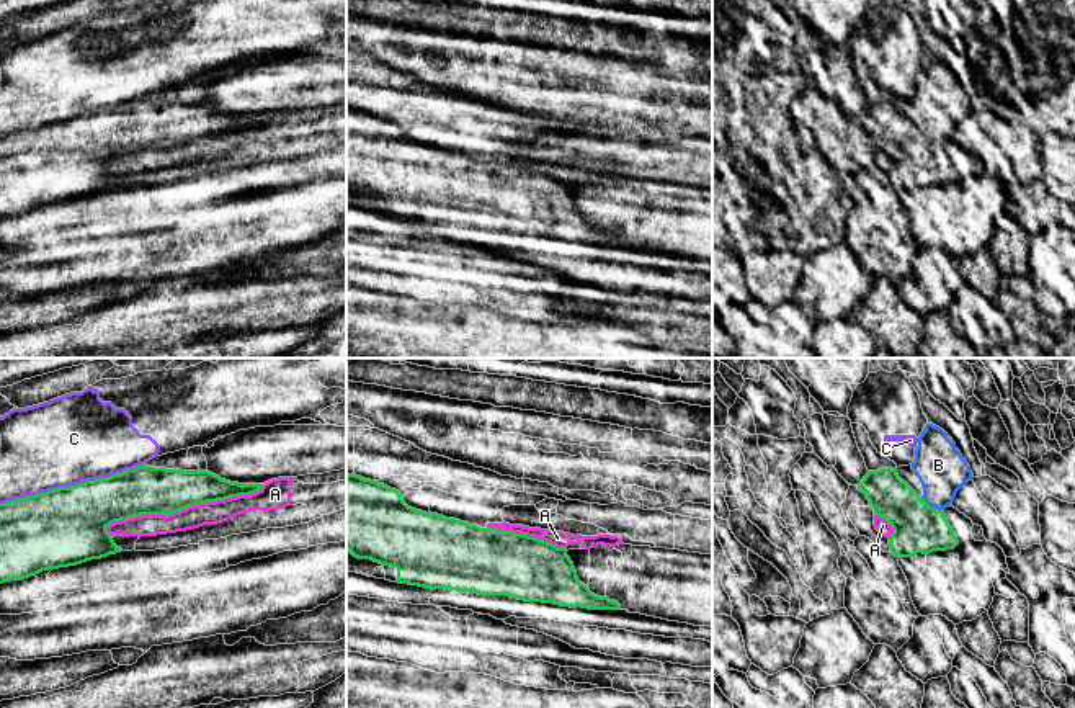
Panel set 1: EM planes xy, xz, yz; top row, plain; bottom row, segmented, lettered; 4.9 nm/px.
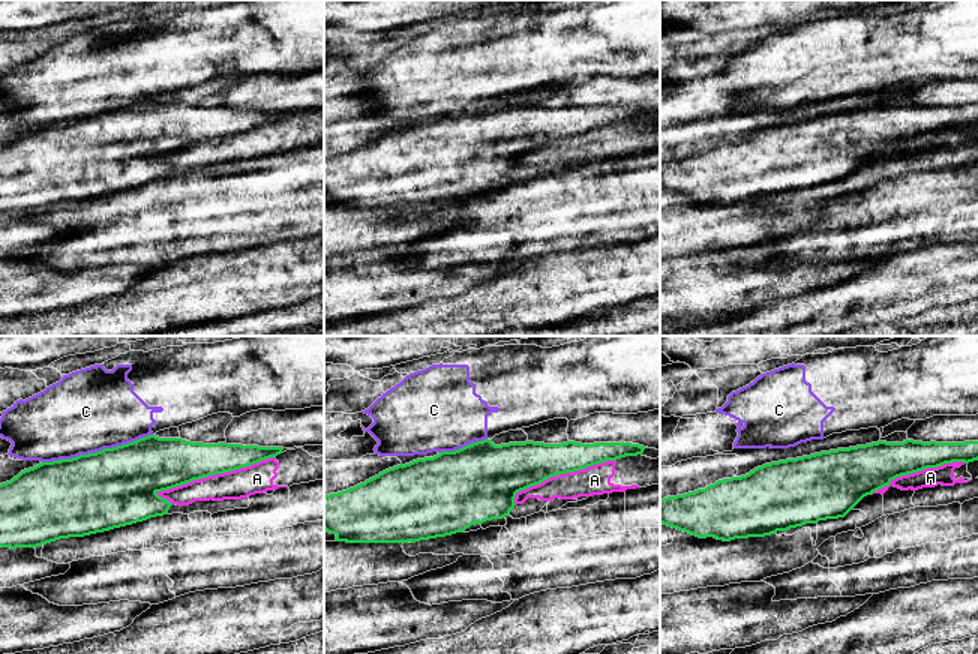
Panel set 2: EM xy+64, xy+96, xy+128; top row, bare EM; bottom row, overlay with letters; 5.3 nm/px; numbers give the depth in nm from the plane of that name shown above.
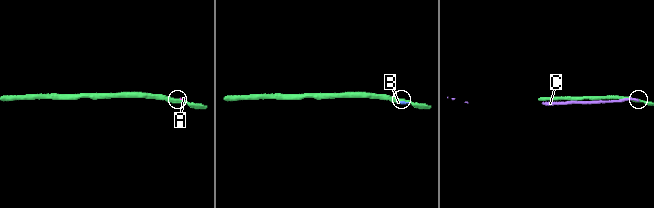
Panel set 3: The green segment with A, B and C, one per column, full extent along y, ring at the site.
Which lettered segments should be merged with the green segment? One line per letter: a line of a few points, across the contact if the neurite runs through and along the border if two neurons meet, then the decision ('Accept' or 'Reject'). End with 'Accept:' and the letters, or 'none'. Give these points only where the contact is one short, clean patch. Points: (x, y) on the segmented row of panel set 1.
A: Reject
B: Line: yz (920, 497), (941, 510). Reject
C: Reject
Accept: none

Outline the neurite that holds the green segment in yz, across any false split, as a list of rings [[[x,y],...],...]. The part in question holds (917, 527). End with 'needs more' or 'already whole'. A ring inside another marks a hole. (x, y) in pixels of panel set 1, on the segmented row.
[[[897,469],[869,471],[858,489],[869,500],[874,515],[894,528],[889,546],[895,558],[954,549],[959,544],[944,512],[930,507],[899,477]]]; already whole

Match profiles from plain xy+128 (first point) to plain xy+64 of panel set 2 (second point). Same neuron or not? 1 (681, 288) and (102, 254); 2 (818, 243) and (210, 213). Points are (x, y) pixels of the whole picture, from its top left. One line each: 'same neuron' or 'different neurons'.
1: different neurons
2: same neuron

